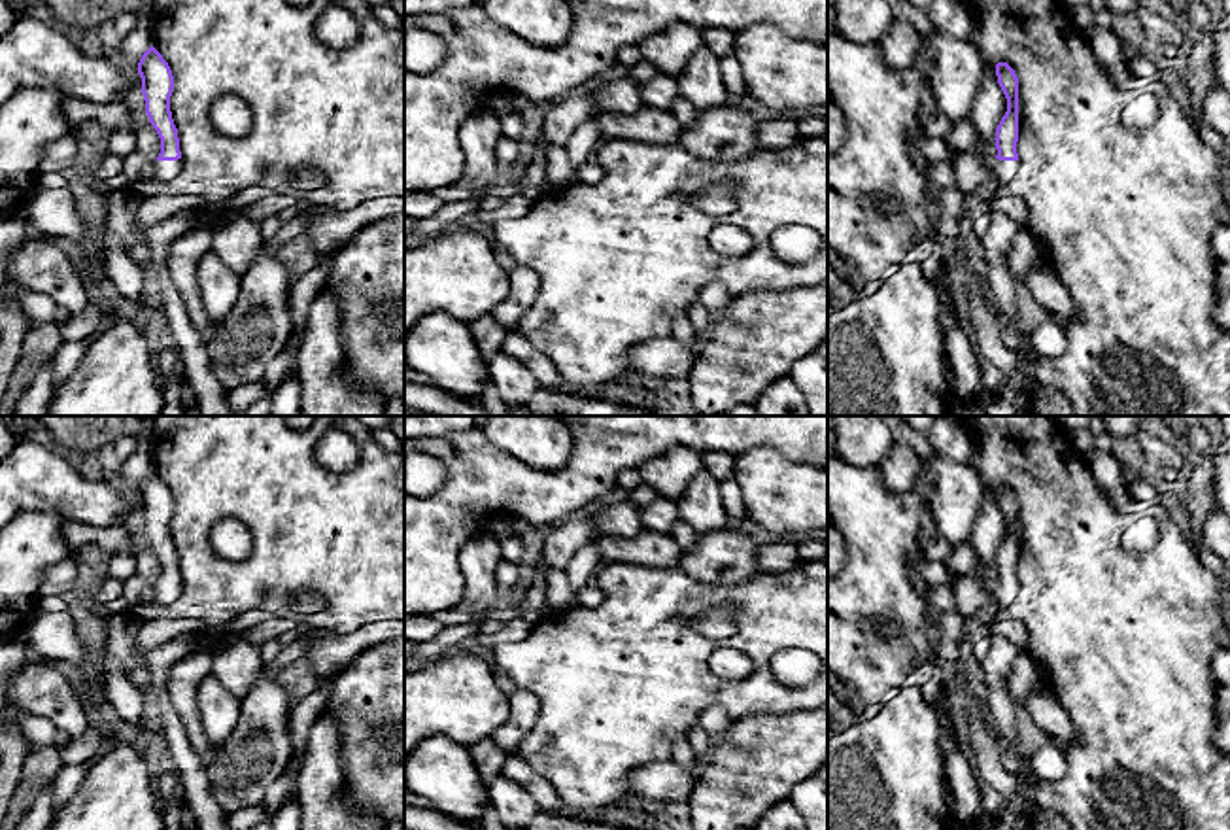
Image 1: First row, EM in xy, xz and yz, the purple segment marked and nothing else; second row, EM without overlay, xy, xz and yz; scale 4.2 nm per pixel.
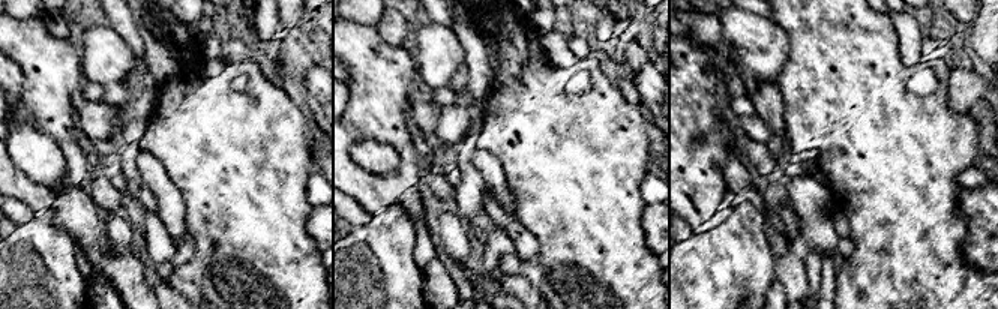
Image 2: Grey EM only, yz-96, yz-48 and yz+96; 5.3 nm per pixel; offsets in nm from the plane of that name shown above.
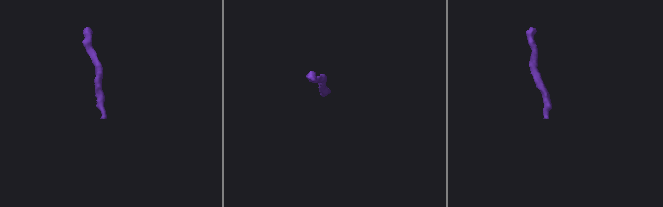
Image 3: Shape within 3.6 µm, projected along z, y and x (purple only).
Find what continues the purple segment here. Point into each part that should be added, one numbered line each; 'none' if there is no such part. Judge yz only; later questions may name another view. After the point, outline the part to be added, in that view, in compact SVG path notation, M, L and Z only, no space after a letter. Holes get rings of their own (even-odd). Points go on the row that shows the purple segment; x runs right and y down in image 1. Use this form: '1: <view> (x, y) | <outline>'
1: yz (1004, 171) | M994 153L994 183L1005 185L1016 172L1018 161L999 161Z

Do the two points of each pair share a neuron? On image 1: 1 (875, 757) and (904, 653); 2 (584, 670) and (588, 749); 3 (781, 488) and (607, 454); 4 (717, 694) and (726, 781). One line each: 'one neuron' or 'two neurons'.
1: two neurons
2: one neuron
3: two neurons
4: two neurons

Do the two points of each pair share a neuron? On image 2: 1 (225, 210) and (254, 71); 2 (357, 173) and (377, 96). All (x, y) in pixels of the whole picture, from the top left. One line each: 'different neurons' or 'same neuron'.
1: same neuron
2: same neuron

